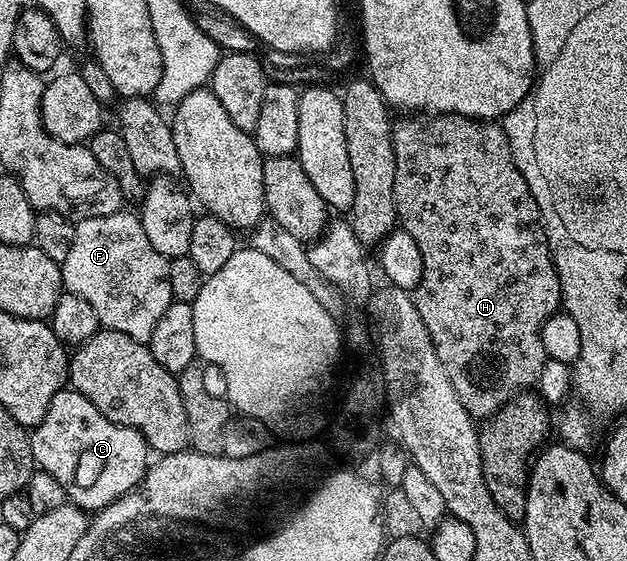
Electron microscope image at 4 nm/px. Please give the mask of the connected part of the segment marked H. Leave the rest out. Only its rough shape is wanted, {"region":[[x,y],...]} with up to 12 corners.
{"region":[[499,122],[392,129],[418,317],[473,420],[562,307]]}

